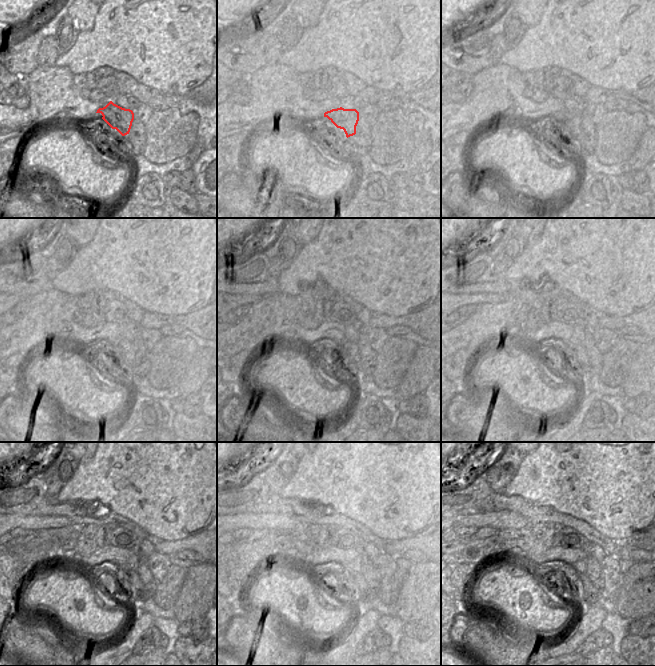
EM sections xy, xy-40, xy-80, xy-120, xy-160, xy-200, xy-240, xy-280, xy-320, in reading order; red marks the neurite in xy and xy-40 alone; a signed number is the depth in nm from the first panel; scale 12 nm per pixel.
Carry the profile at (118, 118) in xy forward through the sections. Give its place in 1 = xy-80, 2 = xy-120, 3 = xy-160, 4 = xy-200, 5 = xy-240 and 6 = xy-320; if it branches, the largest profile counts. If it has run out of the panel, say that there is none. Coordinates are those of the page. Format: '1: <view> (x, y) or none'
1: xy-80 (570, 121)
2: xy-120 (125, 349)
3: xy-160 (350, 350)
4: xy-200 (578, 353)
5: xy-240 (139, 595)
6: xy-320 (588, 595)

